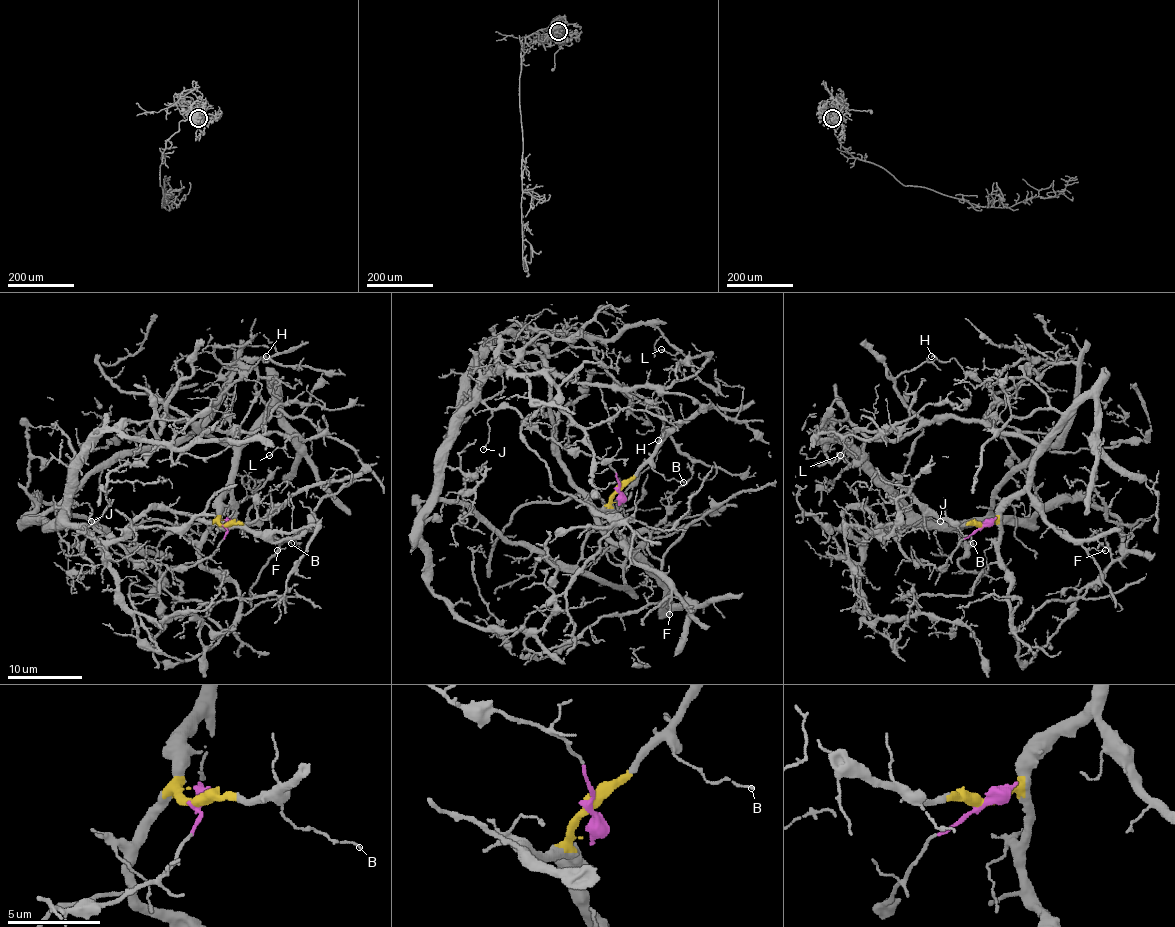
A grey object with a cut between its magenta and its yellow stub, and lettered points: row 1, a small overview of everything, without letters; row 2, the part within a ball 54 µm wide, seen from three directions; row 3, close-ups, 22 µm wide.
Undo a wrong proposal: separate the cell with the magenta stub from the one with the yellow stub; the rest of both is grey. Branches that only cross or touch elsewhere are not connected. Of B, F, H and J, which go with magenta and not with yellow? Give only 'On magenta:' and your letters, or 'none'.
On magenta: J

